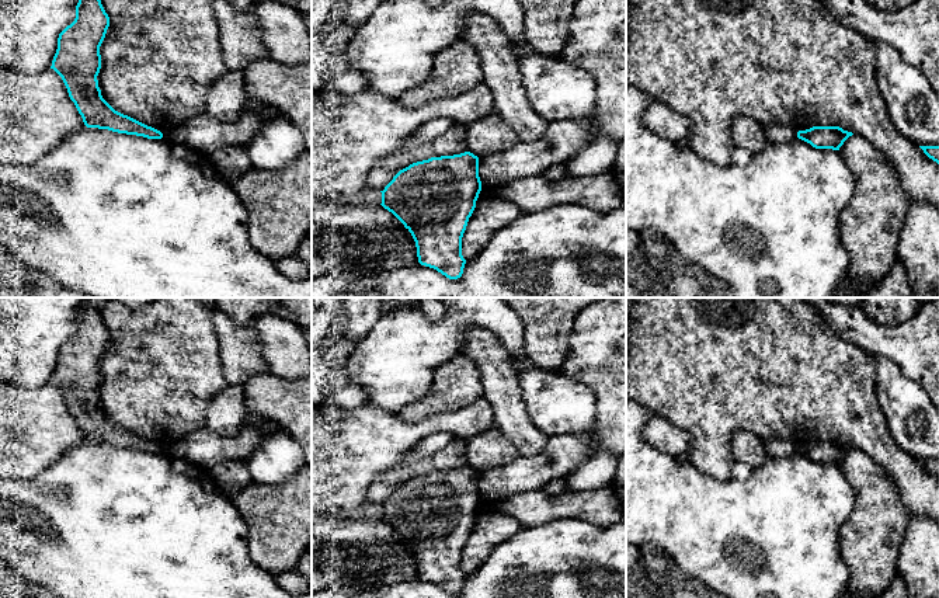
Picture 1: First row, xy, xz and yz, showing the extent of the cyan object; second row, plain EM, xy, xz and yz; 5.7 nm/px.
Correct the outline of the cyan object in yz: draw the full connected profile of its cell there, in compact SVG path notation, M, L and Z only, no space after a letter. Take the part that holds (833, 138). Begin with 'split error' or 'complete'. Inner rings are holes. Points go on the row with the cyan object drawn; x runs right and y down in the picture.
complete | M813 126L797 132L797 138L813 147L832 150L839 150L844 142L852 135L852 132L844 131L839 126Z

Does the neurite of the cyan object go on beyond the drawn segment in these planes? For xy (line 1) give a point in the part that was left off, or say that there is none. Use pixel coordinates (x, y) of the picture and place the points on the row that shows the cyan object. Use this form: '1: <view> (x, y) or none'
1: none

